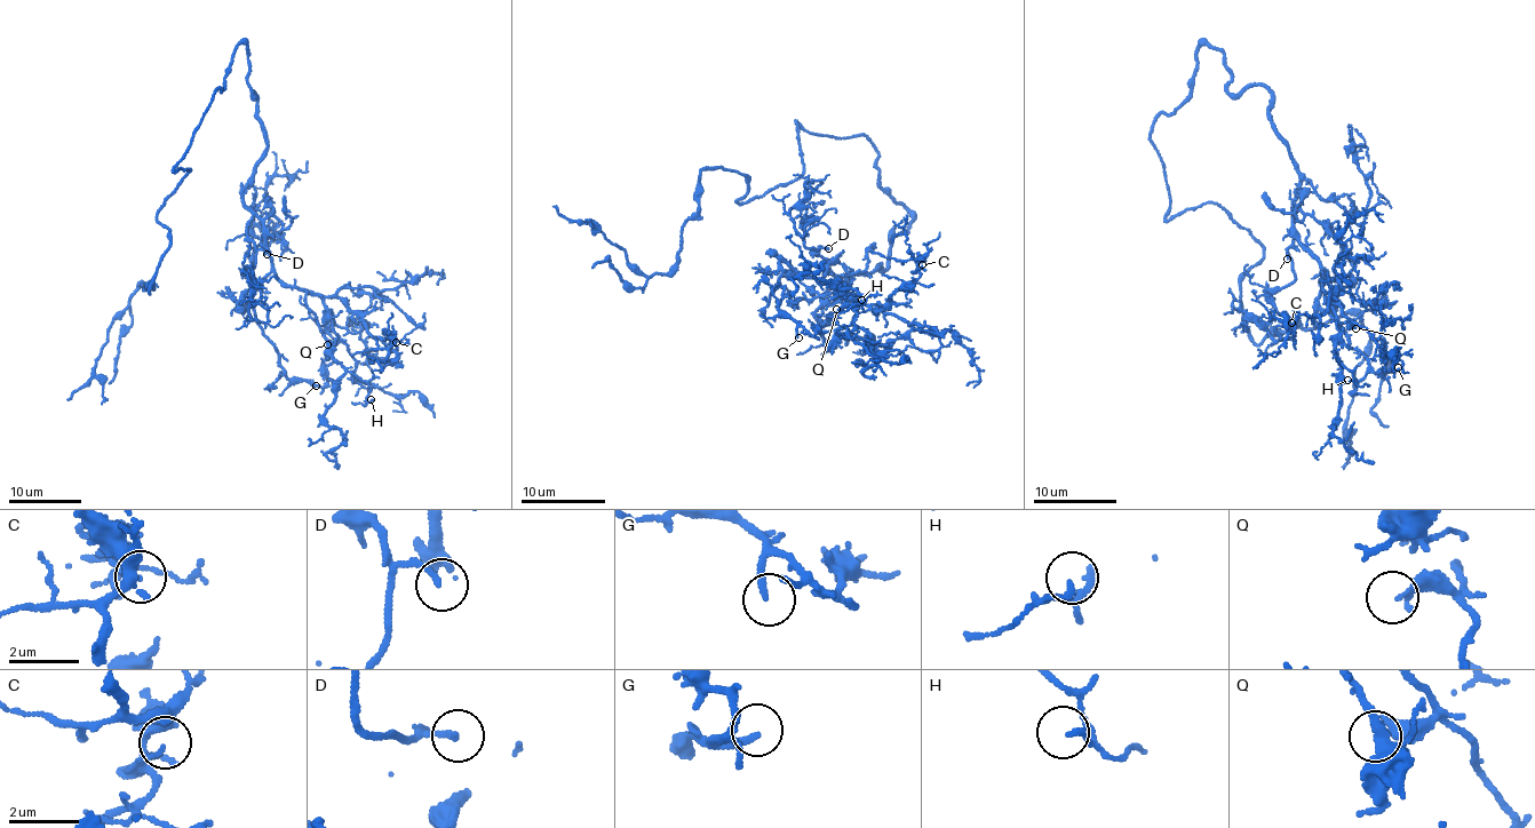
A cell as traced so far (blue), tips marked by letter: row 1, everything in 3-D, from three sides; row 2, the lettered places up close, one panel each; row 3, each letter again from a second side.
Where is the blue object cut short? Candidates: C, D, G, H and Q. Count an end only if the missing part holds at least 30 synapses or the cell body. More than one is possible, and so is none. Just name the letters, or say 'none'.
G

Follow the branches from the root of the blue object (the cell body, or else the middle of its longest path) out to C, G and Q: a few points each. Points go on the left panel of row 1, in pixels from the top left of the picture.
C: (229, 68), (244, 44), (267, 150), (241, 204), (262, 225), (273, 271), (336, 296), (374, 336), (396, 342)
G: (229, 68), (244, 44), (267, 150), (241, 204), (262, 225), (271, 270), (244, 297), (284, 374), (316, 385)
Q: (229, 68), (244, 44), (267, 150), (241, 204), (262, 225), (276, 275), (324, 302), (339, 340), (327, 344)

